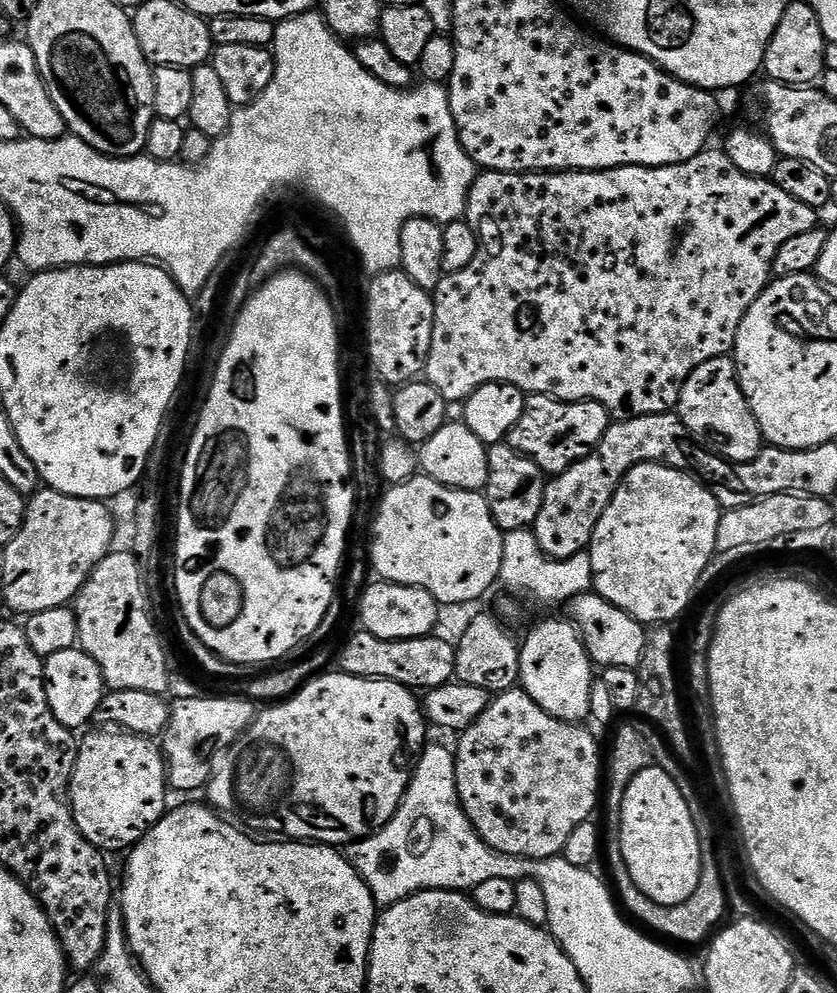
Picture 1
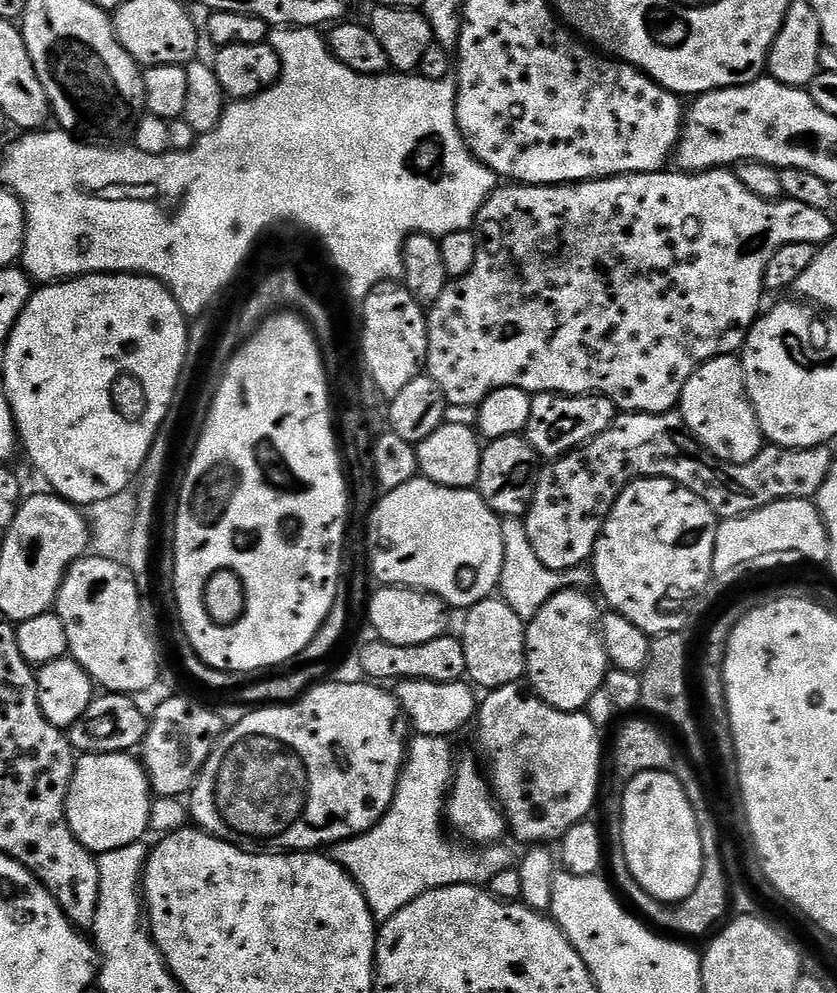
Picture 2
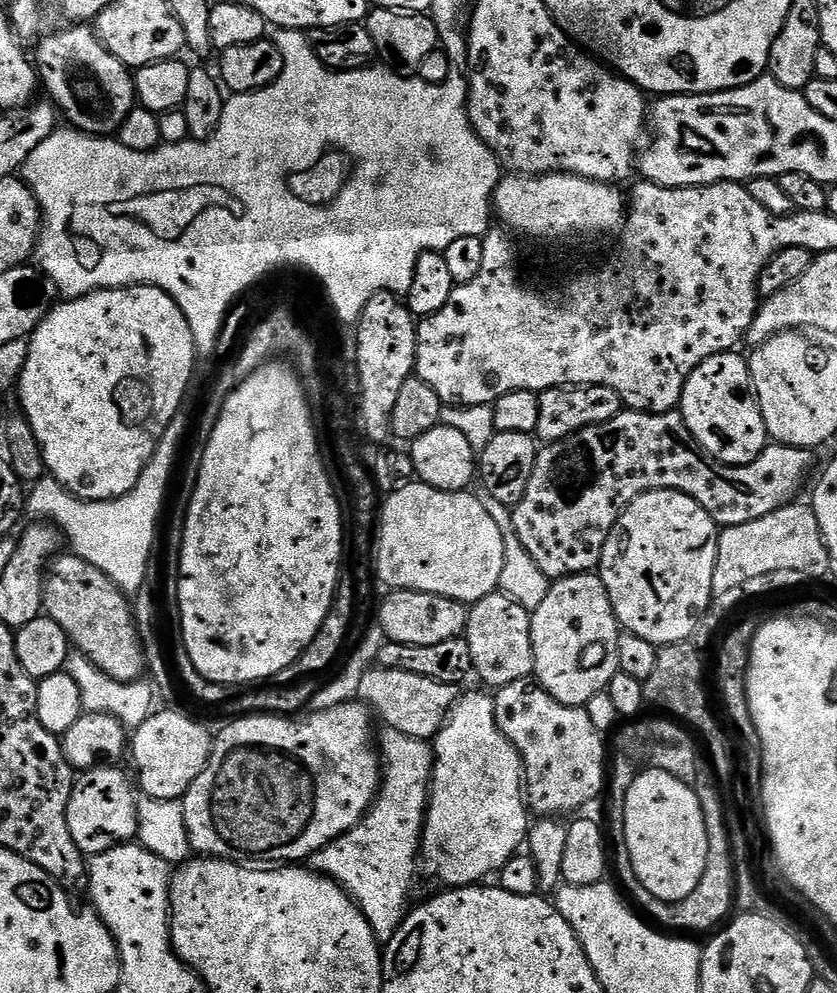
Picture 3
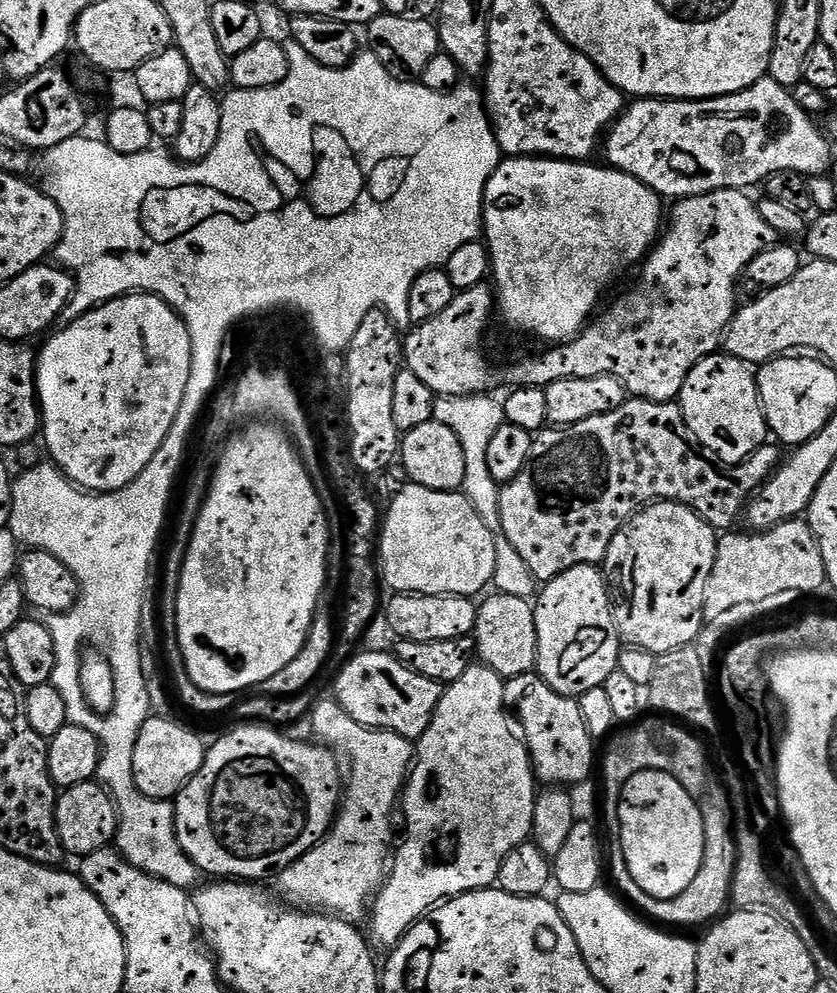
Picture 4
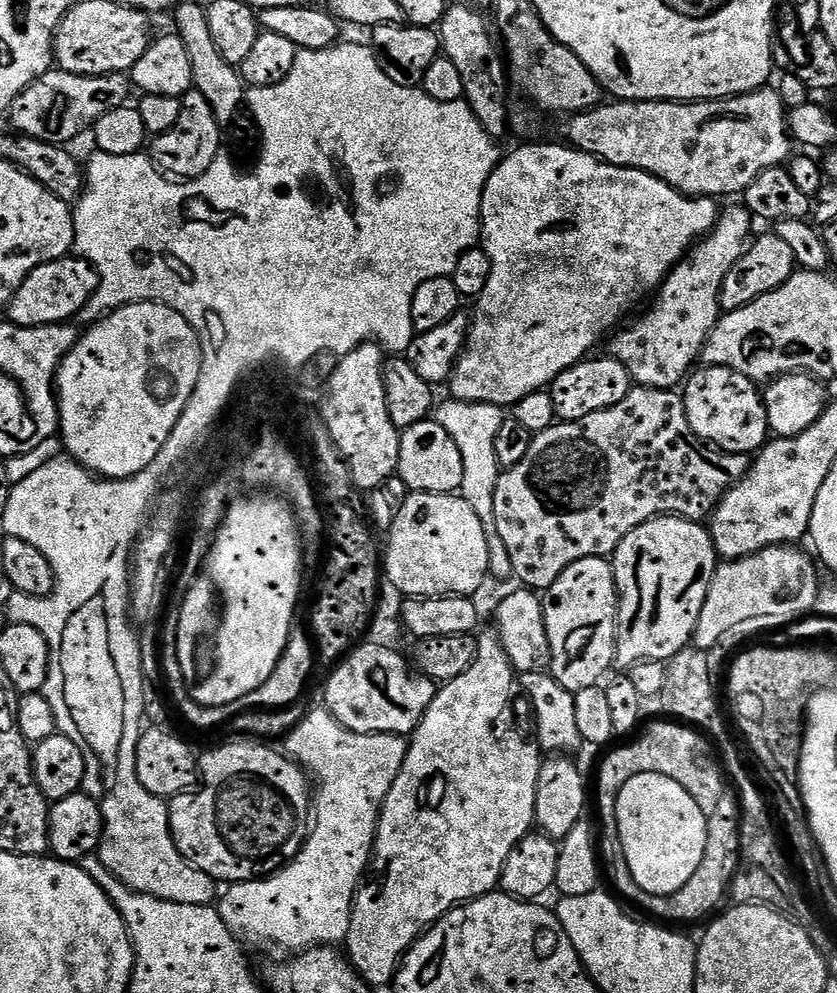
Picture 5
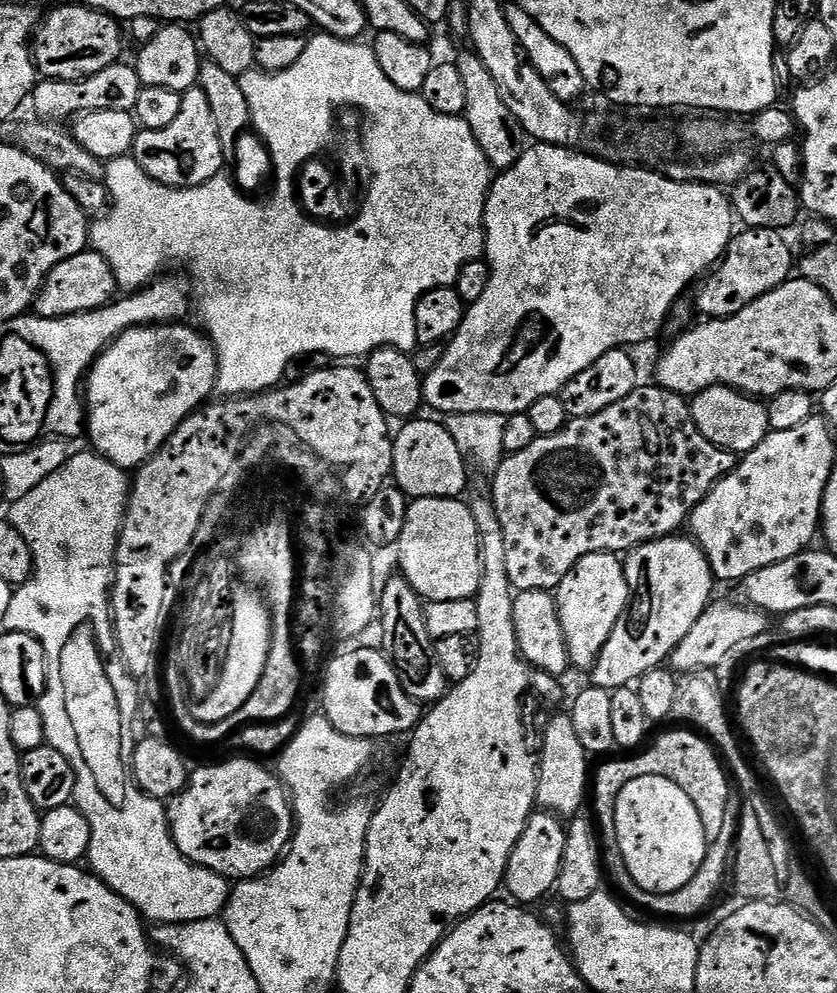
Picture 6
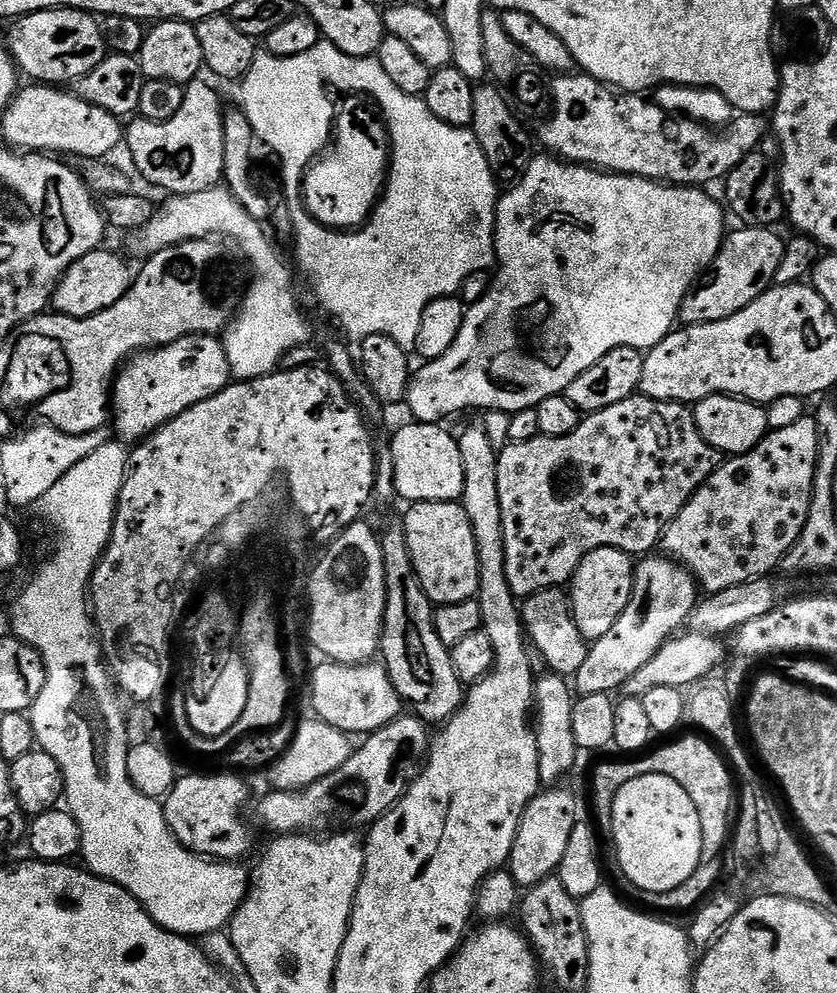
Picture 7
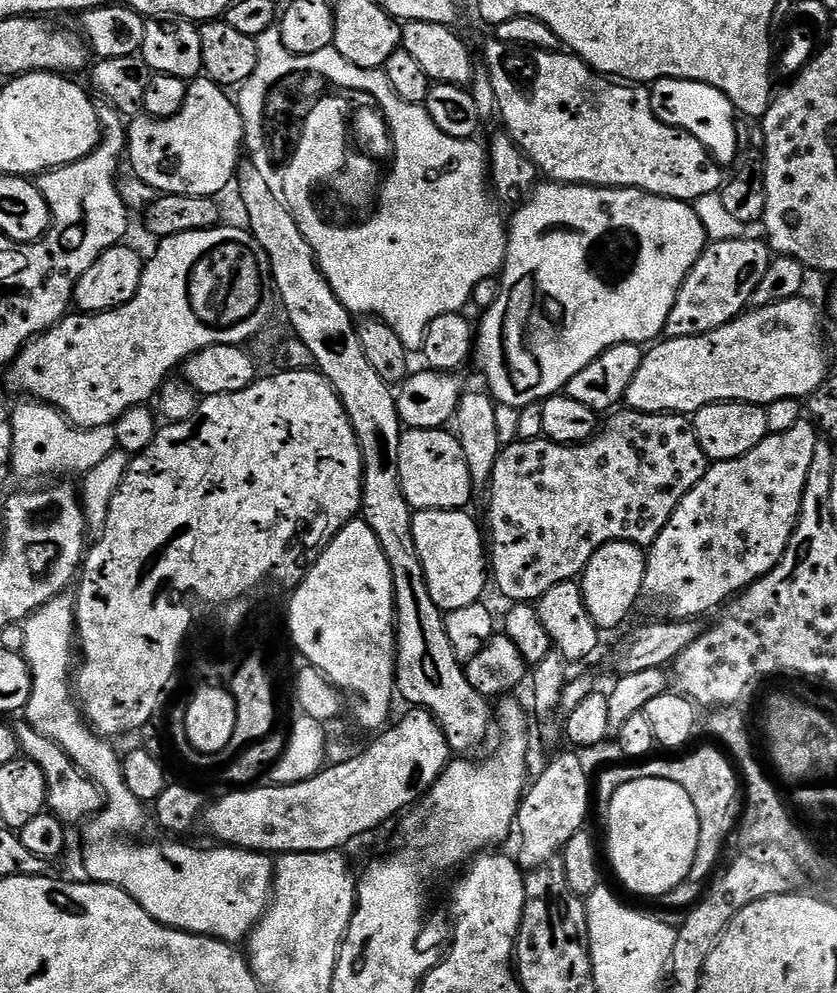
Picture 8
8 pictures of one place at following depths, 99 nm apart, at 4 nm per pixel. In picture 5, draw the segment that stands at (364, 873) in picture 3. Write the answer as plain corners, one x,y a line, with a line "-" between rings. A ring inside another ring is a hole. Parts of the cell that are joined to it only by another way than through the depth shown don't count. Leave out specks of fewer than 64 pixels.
319,707
309,711
282,740
283,751
314,777
314,823
300,853
277,867
267,878
229,883
218,900
222,922
226,922
237,937
248,939
252,944
269,944
276,952
288,952
284,954
299,954
321,946
340,946
347,941
360,879
370,868
374,856
380,806
386,794
390,794
394,778
398,778
408,753
405,737
385,732
358,734
339,724
327,707

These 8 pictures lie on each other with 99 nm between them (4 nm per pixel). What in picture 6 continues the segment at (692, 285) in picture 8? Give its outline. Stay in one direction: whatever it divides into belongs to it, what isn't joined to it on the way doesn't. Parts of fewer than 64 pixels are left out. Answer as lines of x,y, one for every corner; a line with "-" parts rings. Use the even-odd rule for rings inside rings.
744,228
737,231
732,241
728,243
722,259
703,281
705,284
701,283
695,289
696,308
704,315
701,317
721,320
738,314
738,310
746,310
750,302
770,294
770,290
782,286
790,279
794,272
793,245
787,240
788,245
784,241
784,236
783,231
775,232
769,228

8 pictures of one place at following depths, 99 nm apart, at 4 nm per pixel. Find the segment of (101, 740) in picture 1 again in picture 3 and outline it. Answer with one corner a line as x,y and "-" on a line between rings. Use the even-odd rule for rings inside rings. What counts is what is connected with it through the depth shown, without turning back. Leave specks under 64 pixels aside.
116,766
91,768
75,777
72,793
68,799
66,822
70,834
85,857
102,854
119,844
129,843
137,835
137,797
132,797
133,785

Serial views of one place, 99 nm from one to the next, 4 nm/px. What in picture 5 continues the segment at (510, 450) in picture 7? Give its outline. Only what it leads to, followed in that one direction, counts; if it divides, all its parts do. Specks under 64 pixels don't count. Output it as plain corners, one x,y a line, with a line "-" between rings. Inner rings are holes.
636,386
626,394
626,398
622,398
622,402
618,402
618,406
595,412
578,422
569,424
557,422
546,431
533,435
532,445
526,458
522,458
518,466
503,469
497,480
497,489
494,490
496,527
499,536
506,542
506,550
510,554
515,579
517,581
520,579
519,583
525,588
546,590
567,568
574,566
574,562
591,556
611,557
616,547
622,542
622,538
630,534
630,530
638,530
638,526
642,526
647,520
652,520
656,516
683,516
685,520
707,521
719,506
721,498
735,484
744,479
749,467
750,460
745,453
721,452
713,444
708,444
702,438
698,438
698,434
694,434
694,430
688,425
684,398
679,391

